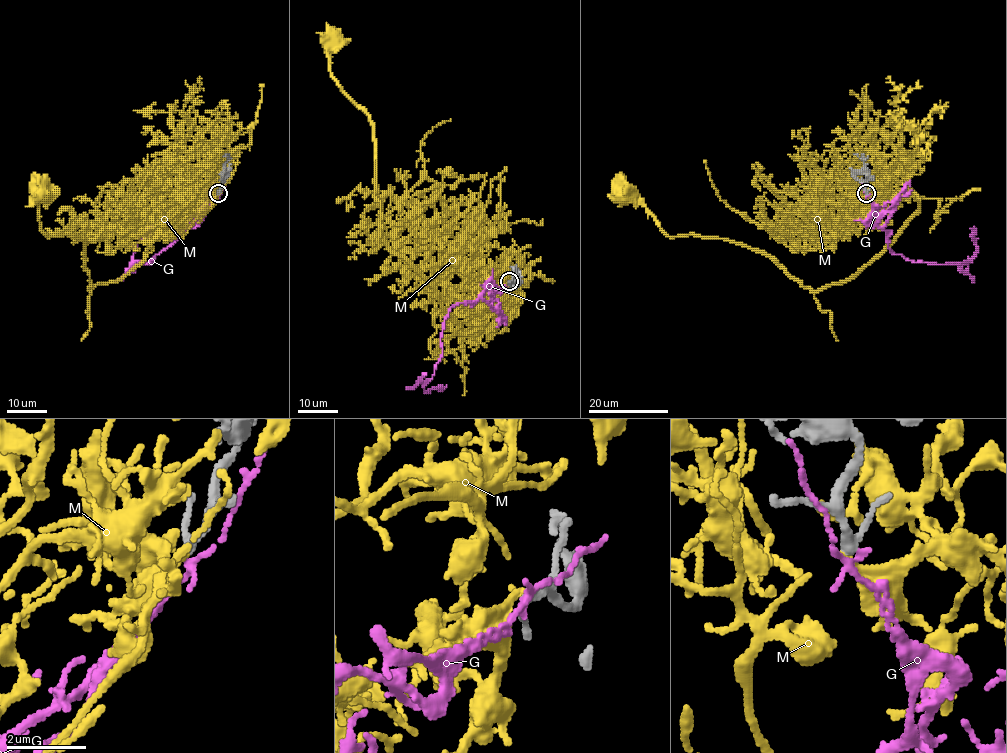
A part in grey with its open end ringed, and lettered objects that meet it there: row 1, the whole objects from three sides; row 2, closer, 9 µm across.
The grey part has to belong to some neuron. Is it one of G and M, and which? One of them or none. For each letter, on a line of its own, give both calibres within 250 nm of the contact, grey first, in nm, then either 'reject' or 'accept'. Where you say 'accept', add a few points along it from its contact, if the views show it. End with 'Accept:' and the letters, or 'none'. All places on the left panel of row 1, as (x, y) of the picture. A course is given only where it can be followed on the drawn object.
G: 200 nm thick on the grey side, 100 nm on the other; reject
M: 200 nm thick on the grey side, 150 nm on the other; accept; it runs (219, 193), (195, 203), (161, 191), (171, 204), (146, 256), (90, 290), (82, 239), (47, 236), (34, 192)
Accept: M

